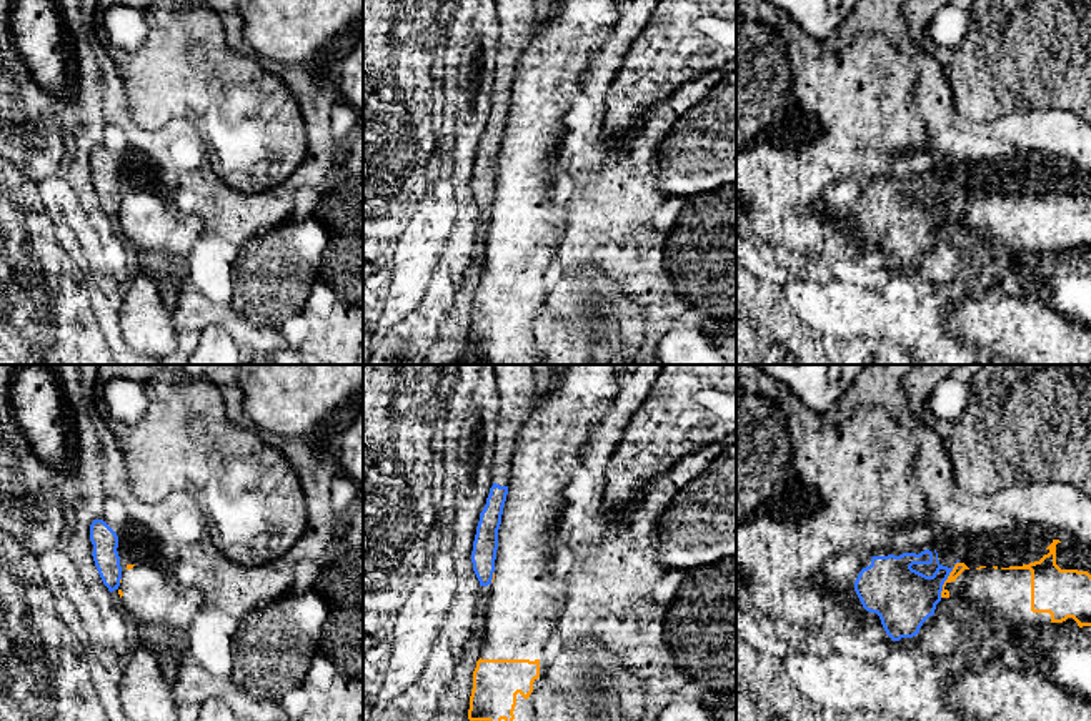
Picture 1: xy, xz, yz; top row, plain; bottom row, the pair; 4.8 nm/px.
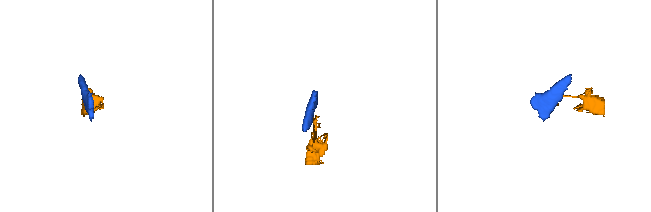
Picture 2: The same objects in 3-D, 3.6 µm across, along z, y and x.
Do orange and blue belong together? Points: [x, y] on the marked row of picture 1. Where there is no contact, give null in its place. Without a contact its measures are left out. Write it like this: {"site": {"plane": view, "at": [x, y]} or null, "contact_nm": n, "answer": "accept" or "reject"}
{"site": {"plane": "yz", "at": [946, 580]}, "contact_nm": 200, "answer": "reject"}

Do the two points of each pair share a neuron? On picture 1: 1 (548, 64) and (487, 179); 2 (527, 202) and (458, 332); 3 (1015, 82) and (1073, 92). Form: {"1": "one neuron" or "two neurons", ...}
{"1": "two neurons", "2": "two neurons", "3": "one neuron"}

